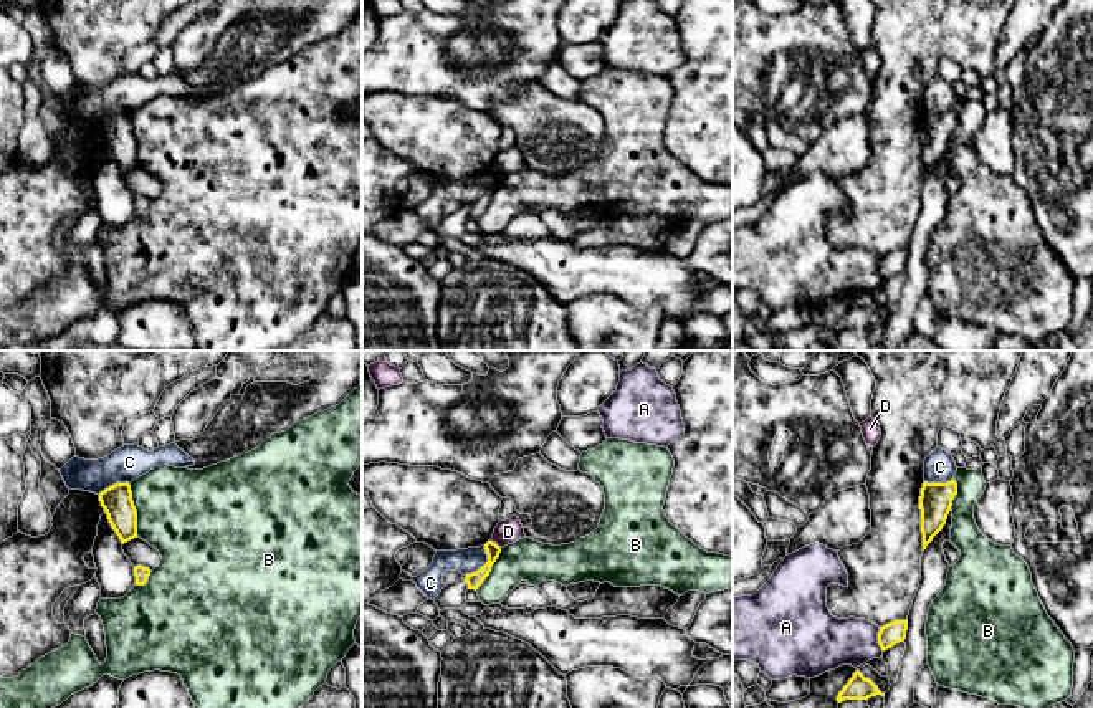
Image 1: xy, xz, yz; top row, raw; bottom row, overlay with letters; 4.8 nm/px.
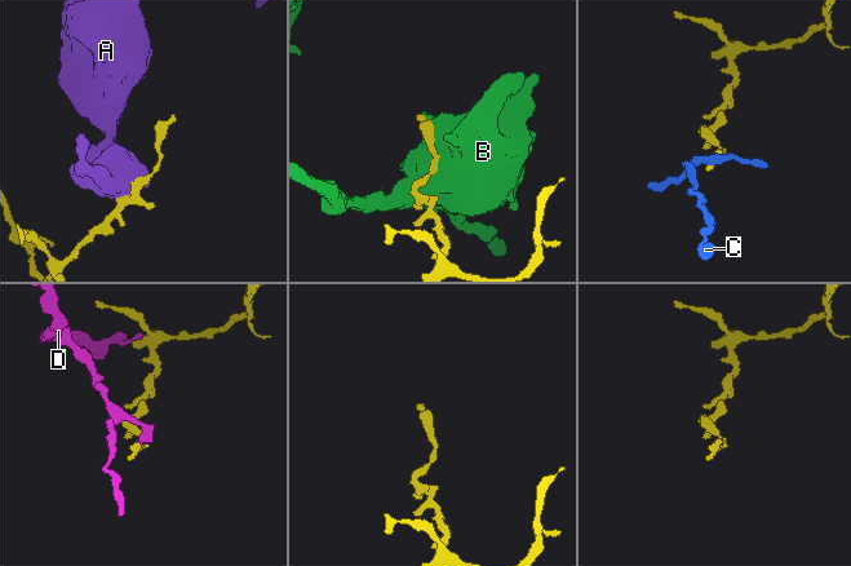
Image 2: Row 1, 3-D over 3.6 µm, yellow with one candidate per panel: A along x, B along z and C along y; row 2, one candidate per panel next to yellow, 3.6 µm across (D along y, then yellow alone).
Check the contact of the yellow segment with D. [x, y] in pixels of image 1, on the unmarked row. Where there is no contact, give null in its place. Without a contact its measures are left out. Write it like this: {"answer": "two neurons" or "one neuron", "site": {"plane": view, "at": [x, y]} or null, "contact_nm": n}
{"answer": "two neurons", "site": {"plane": "xz", "at": [496, 174]}, "contact_nm": 60}

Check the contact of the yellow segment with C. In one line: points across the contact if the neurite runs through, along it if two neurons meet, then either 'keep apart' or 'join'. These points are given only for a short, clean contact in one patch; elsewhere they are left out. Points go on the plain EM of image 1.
border xz (485, 176), (486, 191), (467, 204); keep apart

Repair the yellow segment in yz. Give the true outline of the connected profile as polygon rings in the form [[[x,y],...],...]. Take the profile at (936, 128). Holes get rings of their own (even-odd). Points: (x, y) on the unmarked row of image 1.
[[[956,109],[947,112],[923,112],[919,126],[923,180],[946,154],[956,124]]]

